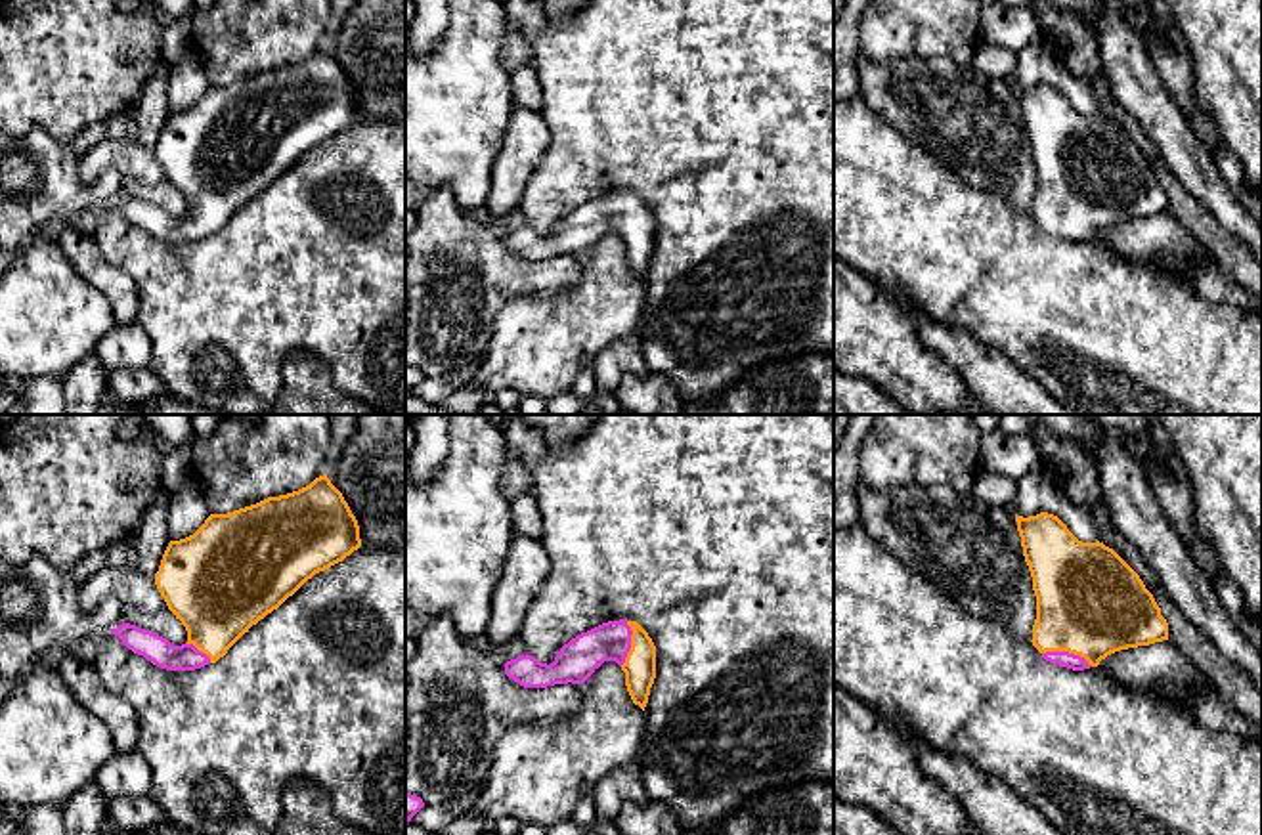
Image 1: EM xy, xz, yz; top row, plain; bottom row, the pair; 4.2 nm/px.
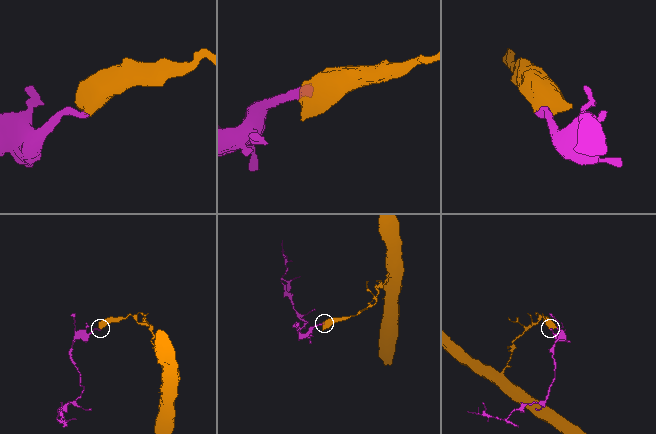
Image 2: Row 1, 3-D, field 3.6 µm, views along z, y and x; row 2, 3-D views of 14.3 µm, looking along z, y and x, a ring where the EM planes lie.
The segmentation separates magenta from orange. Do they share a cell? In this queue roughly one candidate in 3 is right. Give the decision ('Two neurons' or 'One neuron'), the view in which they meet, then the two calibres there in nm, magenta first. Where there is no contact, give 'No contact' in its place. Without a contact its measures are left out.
One neuron. Touches magenta in yz. Thickness 70 nm (magenta) against 460 nm

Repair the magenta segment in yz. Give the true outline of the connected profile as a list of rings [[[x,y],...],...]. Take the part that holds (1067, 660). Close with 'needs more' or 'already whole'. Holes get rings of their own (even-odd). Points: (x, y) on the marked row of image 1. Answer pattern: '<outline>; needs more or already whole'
[[[1054,514],[1017,516],[1033,577],[1033,646],[1054,665],[1098,667],[1107,655],[1168,640],[1168,623],[1140,575],[1103,543],[1082,543]]]; needs more

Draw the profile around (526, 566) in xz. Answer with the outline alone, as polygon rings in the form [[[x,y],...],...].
[[[514,533],[490,600],[486,638],[493,648],[501,648],[522,634],[526,611],[539,594],[549,571],[551,558],[543,545]]]

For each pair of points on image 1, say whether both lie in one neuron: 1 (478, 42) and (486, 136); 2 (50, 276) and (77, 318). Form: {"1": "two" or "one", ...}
{"1": "one", "2": "one"}

